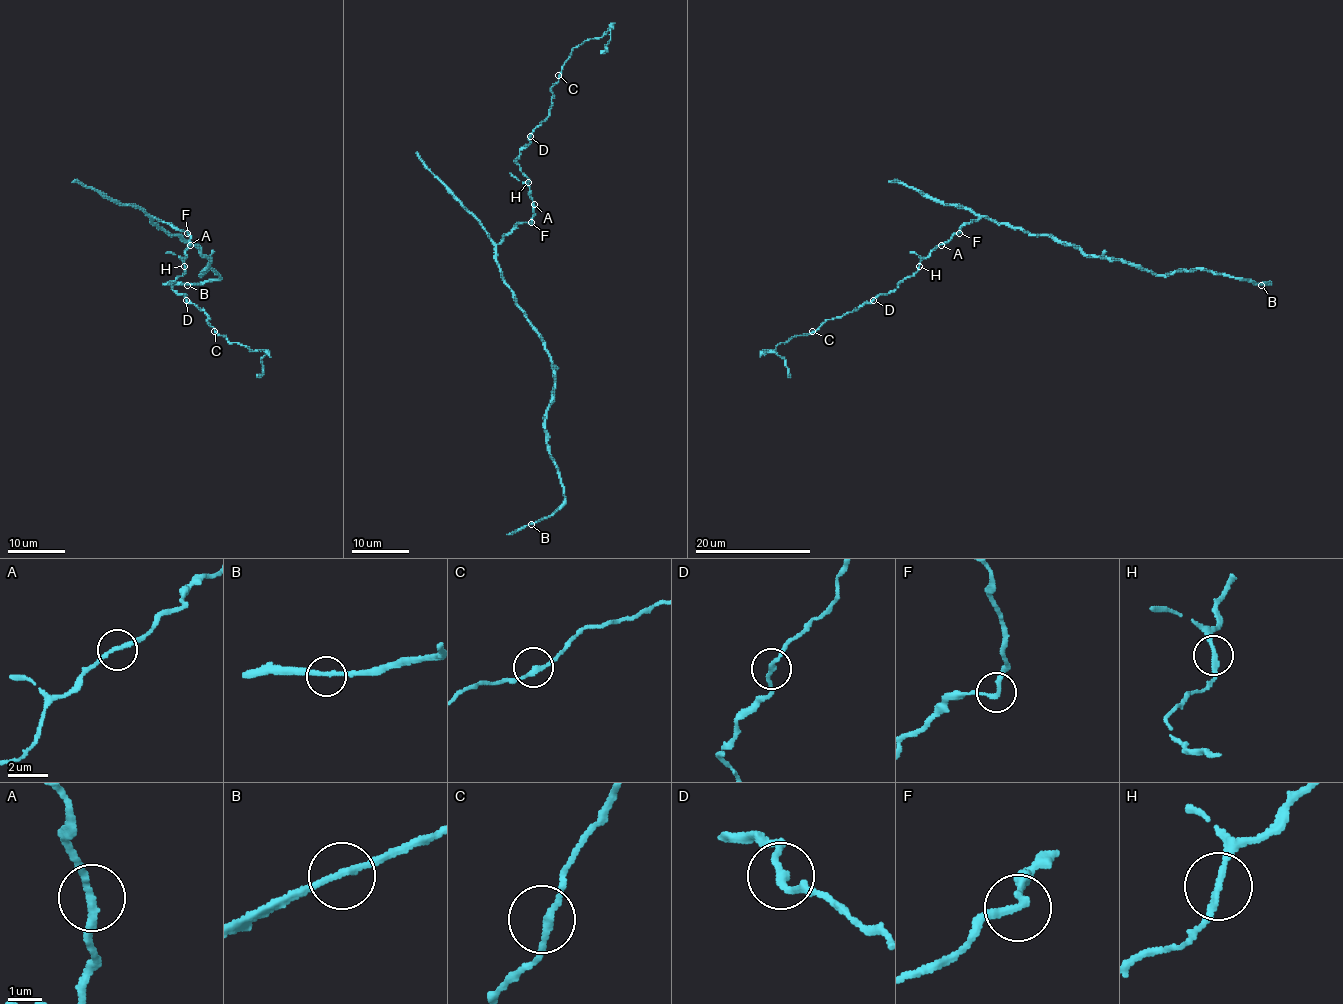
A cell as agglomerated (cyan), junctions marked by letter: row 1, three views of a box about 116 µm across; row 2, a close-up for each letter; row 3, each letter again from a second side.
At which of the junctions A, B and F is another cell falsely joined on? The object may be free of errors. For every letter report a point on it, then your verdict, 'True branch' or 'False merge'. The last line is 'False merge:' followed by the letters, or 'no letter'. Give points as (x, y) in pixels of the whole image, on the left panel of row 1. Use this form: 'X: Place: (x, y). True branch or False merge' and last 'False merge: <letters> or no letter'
A: Place: (190, 245). True branch
B: Place: (187, 285). True branch
F: Place: (187, 233). True branch
False merge: no letter

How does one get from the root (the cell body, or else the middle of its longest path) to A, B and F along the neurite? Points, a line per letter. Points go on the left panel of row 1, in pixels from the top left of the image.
A: (155, 218), (186, 231), (190, 236), (190, 244)
B: (155, 218), (152, 223), (157, 227), (193, 243), (210, 260), (201, 275), (212, 269), (220, 277), (187, 285)
F: (155, 218), (187, 233)

